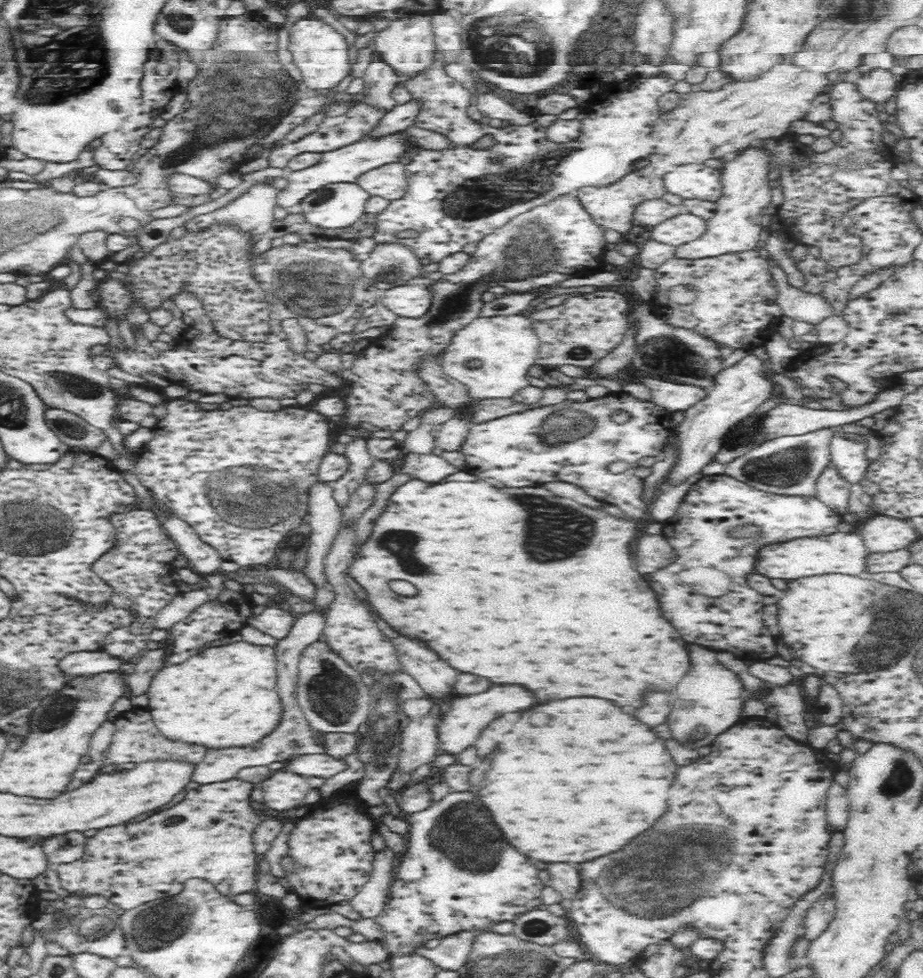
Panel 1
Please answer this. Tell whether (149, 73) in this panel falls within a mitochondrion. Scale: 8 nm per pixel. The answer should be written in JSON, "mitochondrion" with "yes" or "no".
{"mitochondrion":"no"}

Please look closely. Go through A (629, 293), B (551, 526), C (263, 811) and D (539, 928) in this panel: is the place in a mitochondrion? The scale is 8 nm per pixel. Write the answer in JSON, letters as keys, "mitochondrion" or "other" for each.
{"A":"other","B":"mitochondrion","C":"other","D":"mitochondrion"}

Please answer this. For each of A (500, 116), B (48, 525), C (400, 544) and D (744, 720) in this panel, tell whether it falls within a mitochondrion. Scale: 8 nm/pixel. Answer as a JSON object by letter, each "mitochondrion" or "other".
{"A":"other","B":"mitochondrion","C":"mitochondrion","D":"other"}

